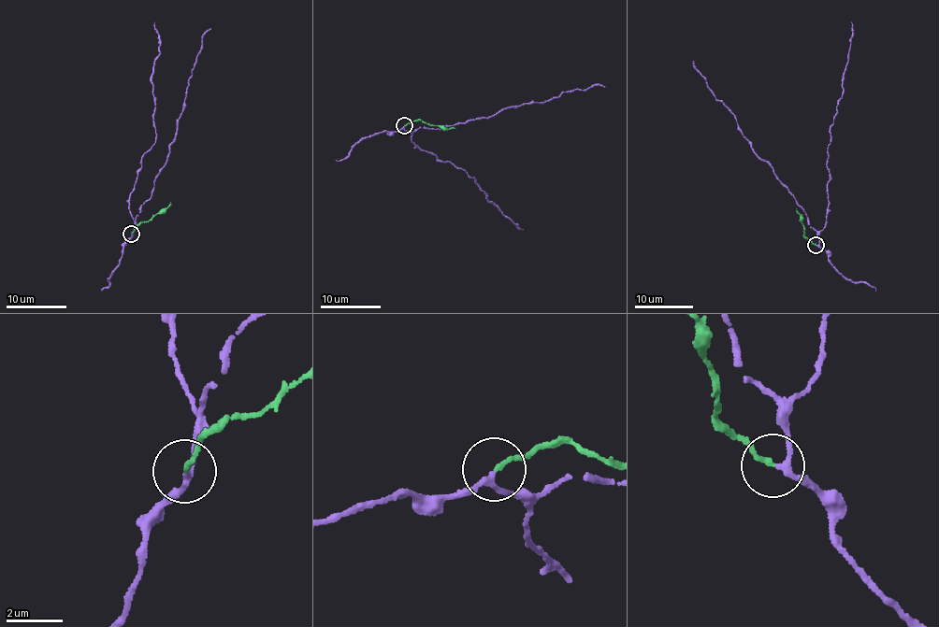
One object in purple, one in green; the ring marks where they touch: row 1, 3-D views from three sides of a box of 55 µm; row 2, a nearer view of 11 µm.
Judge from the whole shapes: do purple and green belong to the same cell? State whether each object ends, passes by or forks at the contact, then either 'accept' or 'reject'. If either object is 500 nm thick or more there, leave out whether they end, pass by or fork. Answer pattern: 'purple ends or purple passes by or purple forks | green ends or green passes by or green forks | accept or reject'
purple passes by | green ends | accept

